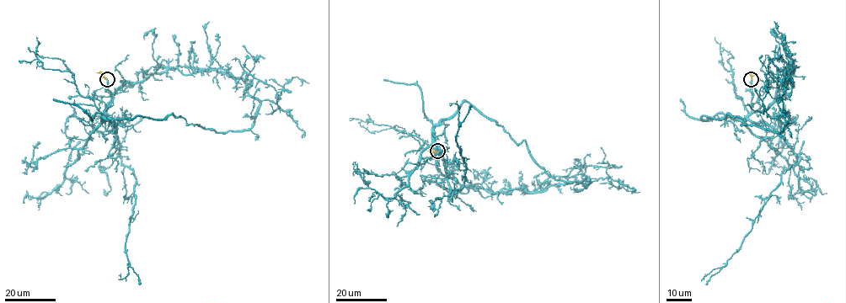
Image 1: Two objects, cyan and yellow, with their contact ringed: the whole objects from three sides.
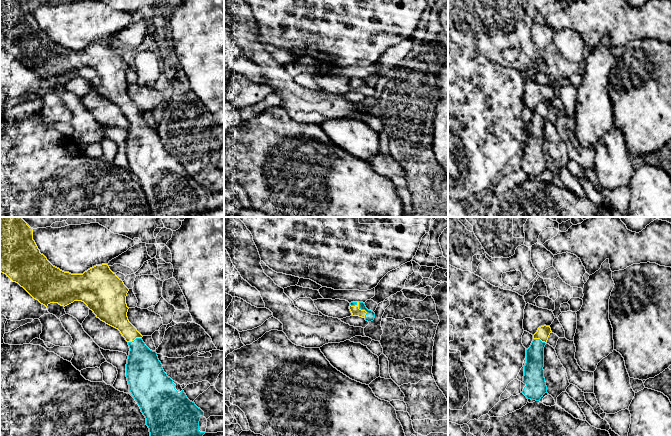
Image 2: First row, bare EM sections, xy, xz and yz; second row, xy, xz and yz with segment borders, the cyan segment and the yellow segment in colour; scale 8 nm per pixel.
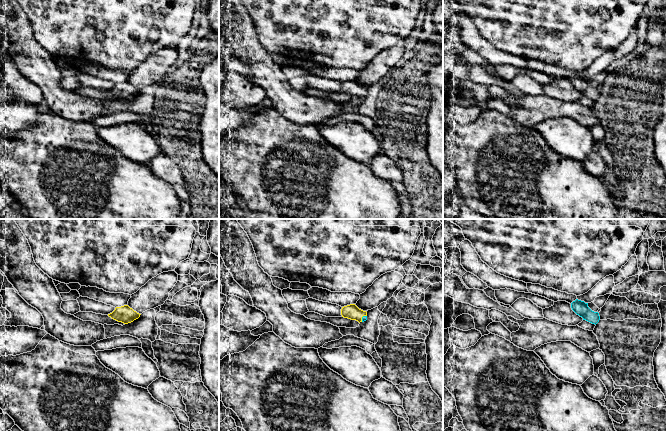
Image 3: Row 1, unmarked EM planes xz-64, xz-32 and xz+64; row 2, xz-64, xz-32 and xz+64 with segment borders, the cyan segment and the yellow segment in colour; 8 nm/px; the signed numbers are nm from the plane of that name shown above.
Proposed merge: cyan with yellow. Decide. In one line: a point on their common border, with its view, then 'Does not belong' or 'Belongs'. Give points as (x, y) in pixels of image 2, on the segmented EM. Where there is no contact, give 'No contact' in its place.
Touches cyan at xz (360, 308). Belongs

